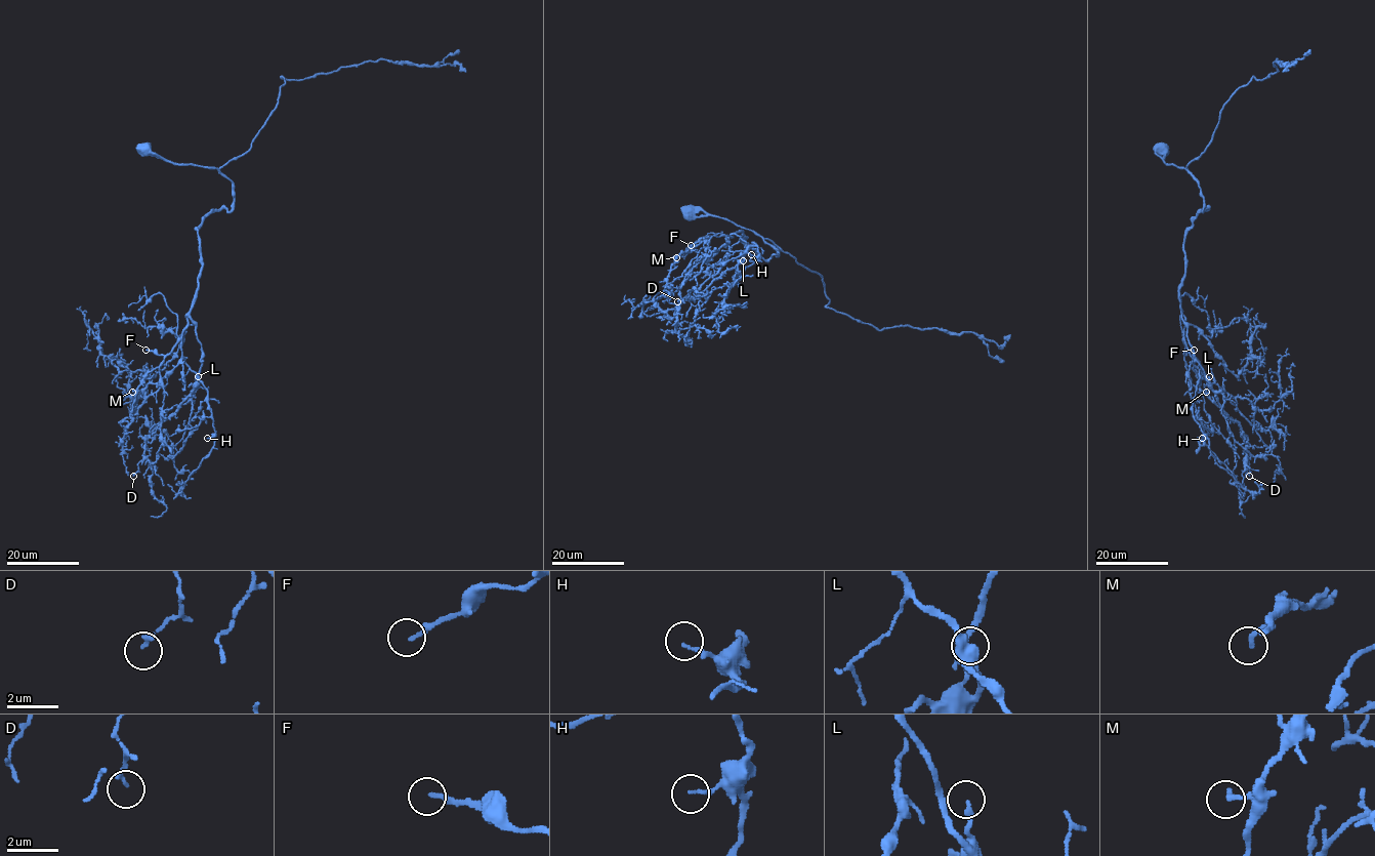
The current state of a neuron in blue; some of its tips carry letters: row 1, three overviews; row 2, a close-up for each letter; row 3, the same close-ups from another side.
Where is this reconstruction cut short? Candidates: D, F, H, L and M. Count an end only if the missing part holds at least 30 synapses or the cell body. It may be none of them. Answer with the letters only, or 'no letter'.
F, M

